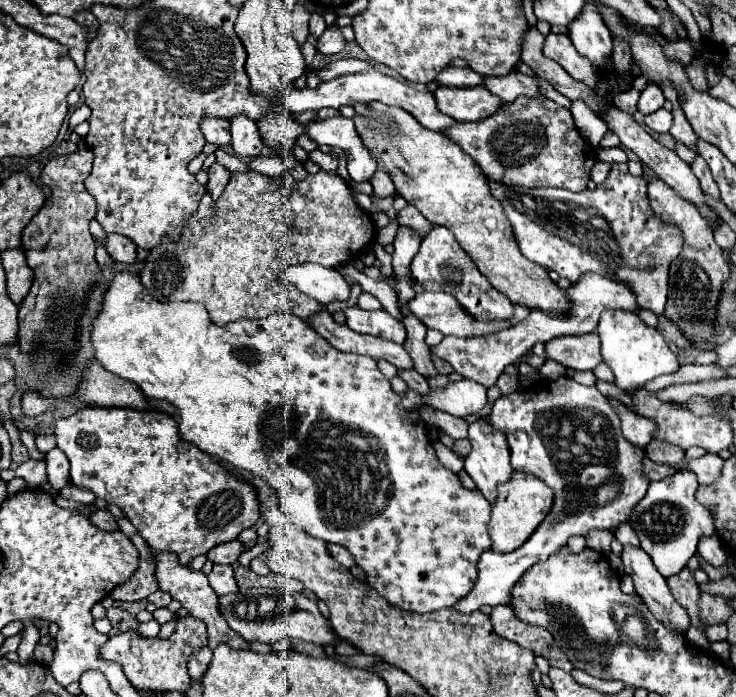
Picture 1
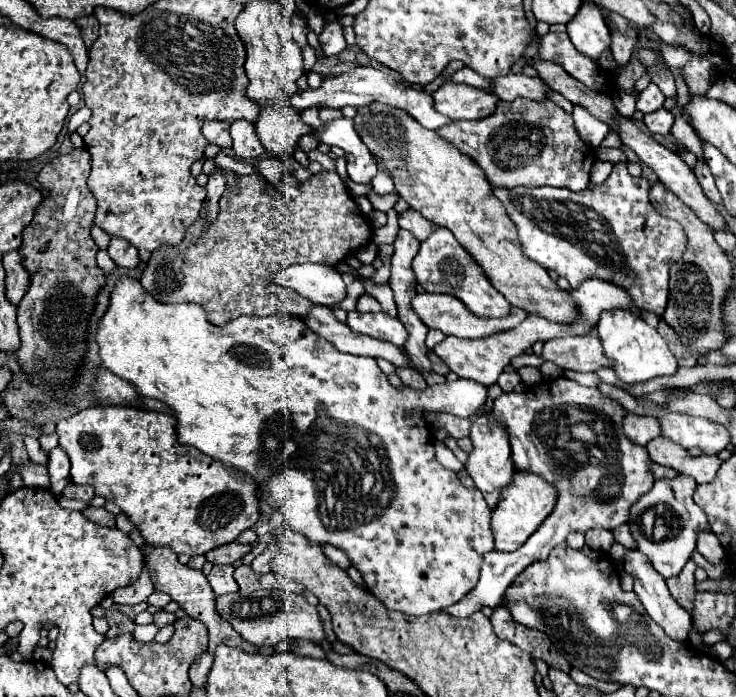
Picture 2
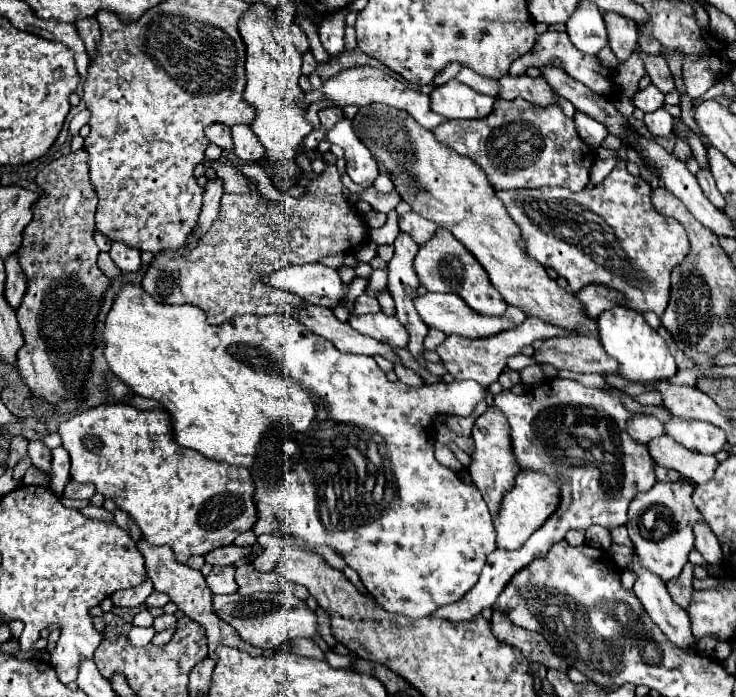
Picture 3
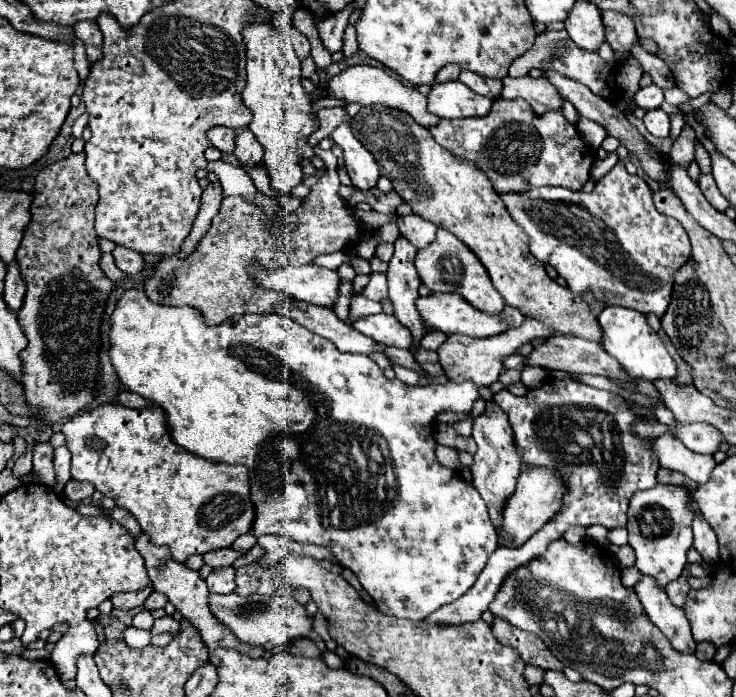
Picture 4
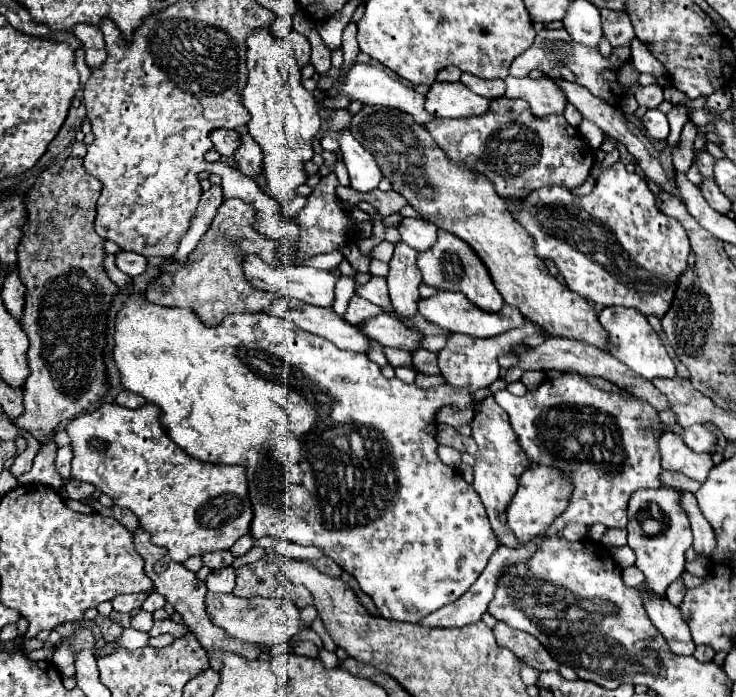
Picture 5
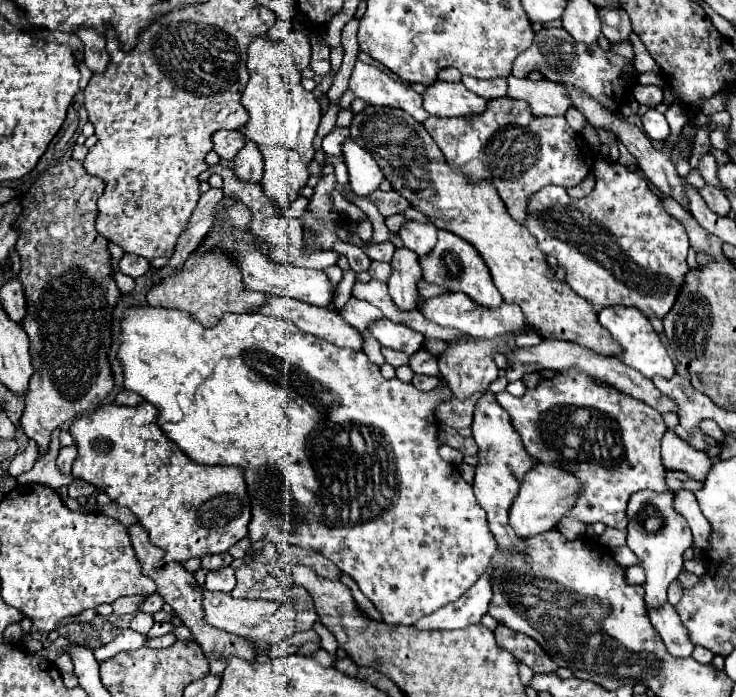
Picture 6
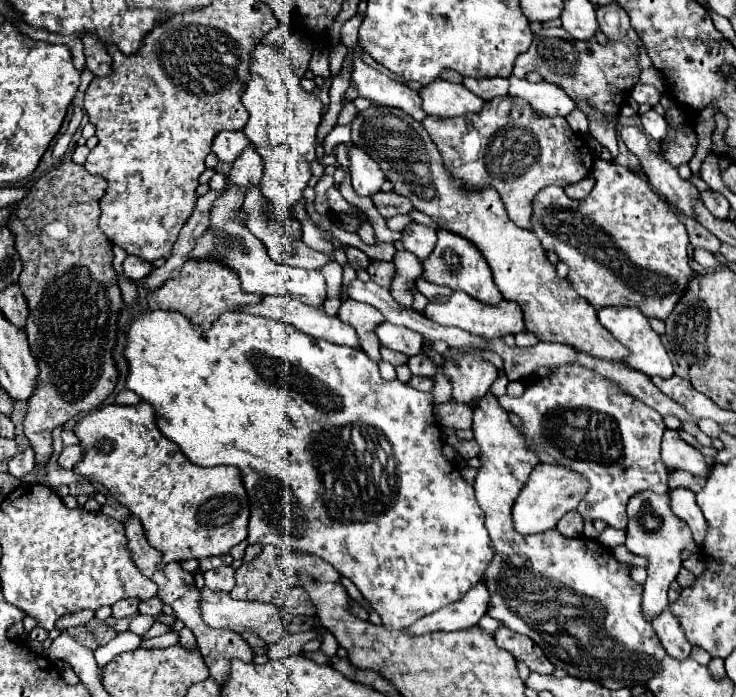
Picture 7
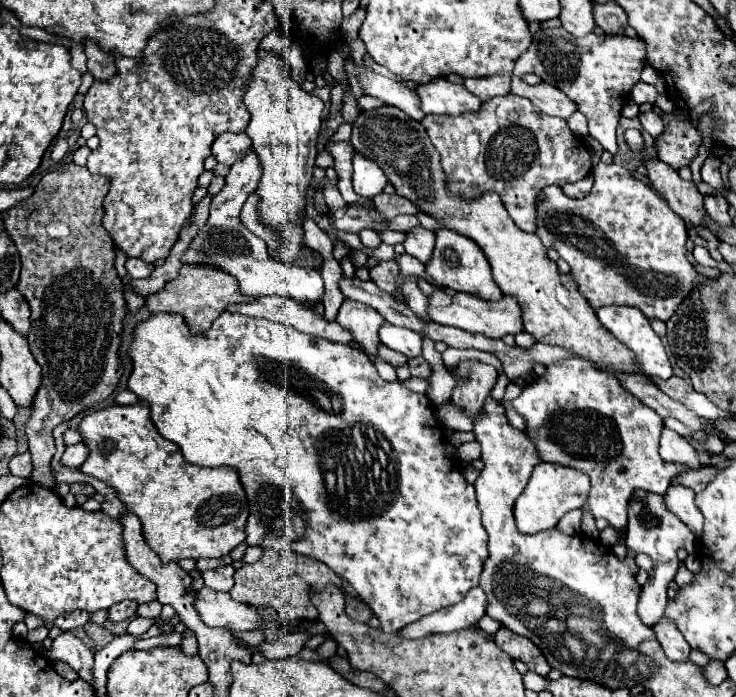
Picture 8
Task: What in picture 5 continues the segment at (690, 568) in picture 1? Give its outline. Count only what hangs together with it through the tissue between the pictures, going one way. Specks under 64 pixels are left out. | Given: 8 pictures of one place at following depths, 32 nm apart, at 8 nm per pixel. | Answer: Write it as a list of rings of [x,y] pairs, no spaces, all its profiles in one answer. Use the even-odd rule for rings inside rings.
[[[678,578],[676,582],[672,582],[672,584],[668,586],[668,590],[666,590],[666,598],[668,598],[668,602],[674,604],[674,606],[680,604],[680,600],[684,598],[684,594],[686,594],[686,586],[684,586],[684,582],[682,582],[680,578]]]

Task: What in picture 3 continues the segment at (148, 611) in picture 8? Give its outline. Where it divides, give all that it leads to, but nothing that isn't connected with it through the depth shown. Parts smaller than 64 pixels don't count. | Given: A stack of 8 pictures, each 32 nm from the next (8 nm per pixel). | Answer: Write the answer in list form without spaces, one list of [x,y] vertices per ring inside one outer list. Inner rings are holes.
[[[152,592],[148,598],[146,598],[146,606],[148,608],[162,608],[162,606],[166,606],[170,602],[170,598],[166,596],[166,594],[162,594],[162,592]]]

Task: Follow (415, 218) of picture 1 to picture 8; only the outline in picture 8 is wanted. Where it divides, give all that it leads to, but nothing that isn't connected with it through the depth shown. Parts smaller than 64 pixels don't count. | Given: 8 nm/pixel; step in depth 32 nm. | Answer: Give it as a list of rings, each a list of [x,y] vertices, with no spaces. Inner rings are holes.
[[[416,228],[406,234],[404,248],[410,256],[414,256],[422,264],[426,264],[428,258],[432,256],[432,250],[434,250],[434,238],[436,238],[434,232],[430,232],[426,228]]]

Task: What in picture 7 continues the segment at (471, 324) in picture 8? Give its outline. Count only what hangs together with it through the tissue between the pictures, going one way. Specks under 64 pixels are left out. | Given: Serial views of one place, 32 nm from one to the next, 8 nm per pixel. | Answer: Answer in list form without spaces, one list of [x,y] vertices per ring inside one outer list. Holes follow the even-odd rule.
[[[454,292],[446,304],[438,304],[438,302],[430,302],[426,306],[426,318],[442,324],[442,326],[456,326],[462,328],[474,336],[482,336],[482,338],[502,338],[506,334],[518,334],[524,330],[524,318],[522,318],[522,310],[514,300],[502,300],[496,306],[488,306],[484,302],[476,302],[472,296],[464,294],[464,292]]]

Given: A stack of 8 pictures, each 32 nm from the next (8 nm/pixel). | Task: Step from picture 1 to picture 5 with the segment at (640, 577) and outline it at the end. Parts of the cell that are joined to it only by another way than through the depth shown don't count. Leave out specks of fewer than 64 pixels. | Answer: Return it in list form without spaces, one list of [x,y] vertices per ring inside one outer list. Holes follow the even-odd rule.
[[[642,584],[640,588],[642,588],[642,600],[646,606],[646,612],[652,624],[660,630],[660,634],[668,642],[668,648],[672,650],[672,654],[680,654],[680,656],[694,654],[696,646],[692,642],[692,636],[688,632],[688,626],[680,610],[672,606],[666,598],[648,598],[646,584]]]

